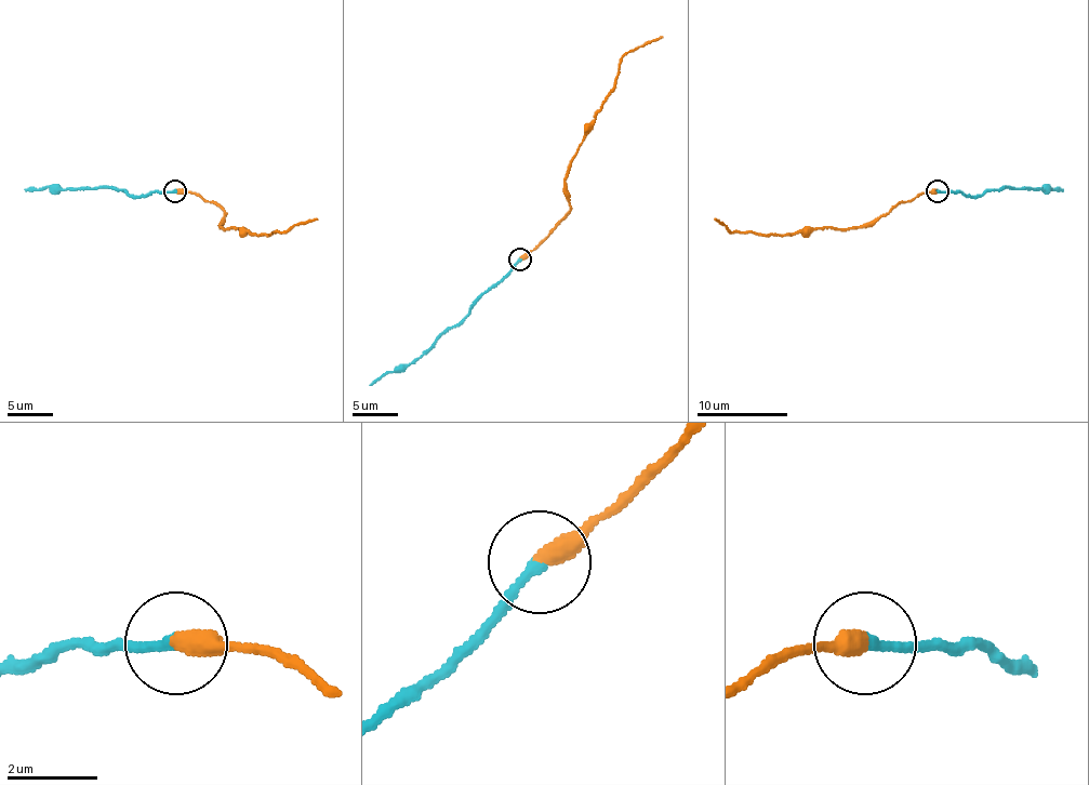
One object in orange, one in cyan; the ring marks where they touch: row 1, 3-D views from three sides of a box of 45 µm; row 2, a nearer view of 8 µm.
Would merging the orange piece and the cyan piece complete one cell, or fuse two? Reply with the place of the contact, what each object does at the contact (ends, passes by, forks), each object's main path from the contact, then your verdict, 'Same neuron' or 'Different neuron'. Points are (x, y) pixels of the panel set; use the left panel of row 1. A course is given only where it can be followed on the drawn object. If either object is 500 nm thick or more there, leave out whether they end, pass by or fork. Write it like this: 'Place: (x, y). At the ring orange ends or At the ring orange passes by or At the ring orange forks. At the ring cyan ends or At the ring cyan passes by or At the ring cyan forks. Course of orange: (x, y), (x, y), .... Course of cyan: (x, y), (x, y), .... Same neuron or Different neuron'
Place: (175, 191). At the ring orange ends. At the ring cyan ends. Course of orange: (174, 190), (197, 193), (213, 202), (224, 213), (220, 227), (240, 227), (249, 234), (288, 231), (317, 217). Course of cyan: (174, 190), (131, 195), (114, 188), (25, 190). Same neuron

